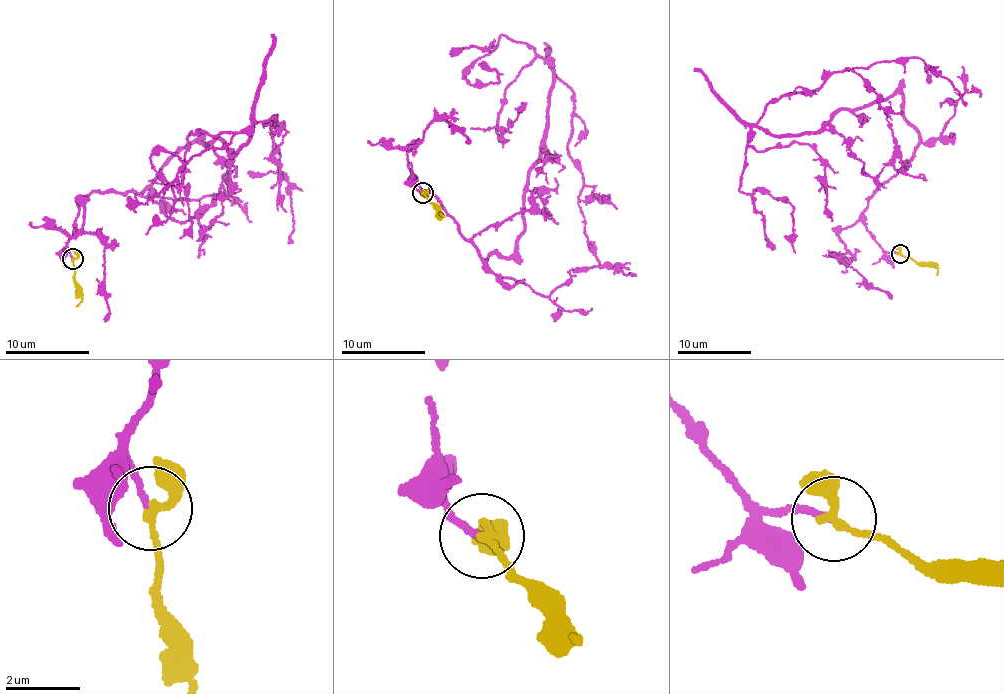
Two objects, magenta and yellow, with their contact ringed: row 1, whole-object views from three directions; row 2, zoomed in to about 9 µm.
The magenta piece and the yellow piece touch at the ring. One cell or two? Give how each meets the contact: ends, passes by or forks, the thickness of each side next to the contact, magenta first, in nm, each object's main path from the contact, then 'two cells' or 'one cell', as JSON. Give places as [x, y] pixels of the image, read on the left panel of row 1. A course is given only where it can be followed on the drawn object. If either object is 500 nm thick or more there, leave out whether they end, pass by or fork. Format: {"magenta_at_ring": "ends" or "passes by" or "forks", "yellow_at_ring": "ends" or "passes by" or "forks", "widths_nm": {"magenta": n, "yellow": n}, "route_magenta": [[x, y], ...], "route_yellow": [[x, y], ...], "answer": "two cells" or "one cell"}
{"magenta_at_ring": "ends", "yellow_at_ring": "passes by", "widths_nm": {"magenta": 140, "yellow": 240}, "route_magenta": [[72, 259], [82, 198], [138, 192], [197, 139], [235, 155], [272, 117], [287, 244]], "route_yellow": [[72, 259], [76, 290], [81, 299], [76, 307]], "answer": "one cell"}

